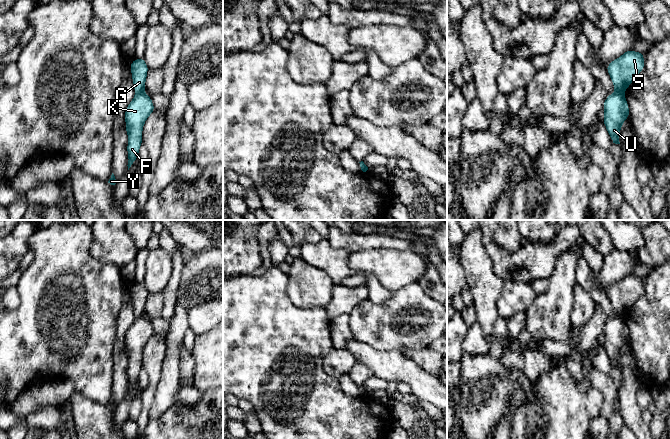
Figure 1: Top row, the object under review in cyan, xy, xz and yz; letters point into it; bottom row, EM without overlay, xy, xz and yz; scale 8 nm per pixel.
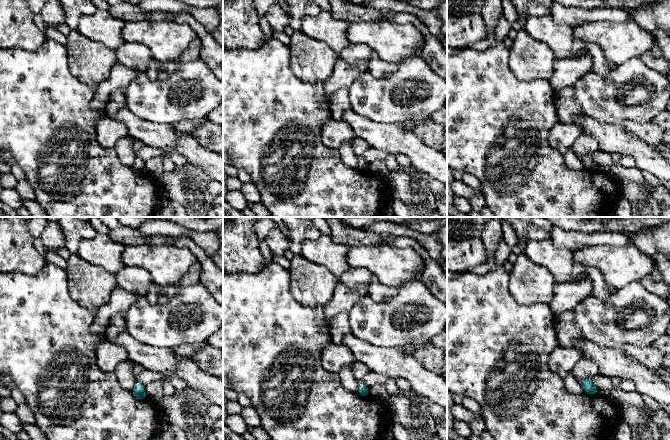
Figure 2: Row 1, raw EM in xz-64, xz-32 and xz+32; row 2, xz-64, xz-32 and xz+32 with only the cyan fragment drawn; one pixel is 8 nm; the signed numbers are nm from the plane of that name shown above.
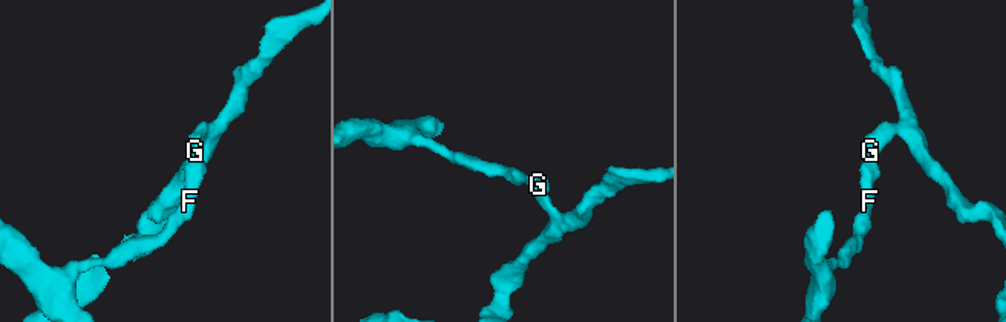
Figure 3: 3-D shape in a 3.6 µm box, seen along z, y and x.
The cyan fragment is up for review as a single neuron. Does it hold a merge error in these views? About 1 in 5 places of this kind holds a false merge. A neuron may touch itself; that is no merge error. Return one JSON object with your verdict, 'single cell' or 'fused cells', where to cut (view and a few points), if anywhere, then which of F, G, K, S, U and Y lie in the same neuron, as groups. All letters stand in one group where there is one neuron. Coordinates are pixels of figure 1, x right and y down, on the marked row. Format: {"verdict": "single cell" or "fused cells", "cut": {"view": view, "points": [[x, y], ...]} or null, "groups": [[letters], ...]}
{"verdict": "fused cells", "cut": {"view": "yz", "points": [[616, 91], [623, 93]]}, "groups": [["F", "K", "U", "Y"], ["G", "S"]]}

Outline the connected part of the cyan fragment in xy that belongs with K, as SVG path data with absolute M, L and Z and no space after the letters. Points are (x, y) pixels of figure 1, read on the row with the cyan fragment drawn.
M144 92L136 93L125 111L126 131L128 134L128 170L138 158L142 142L143 125L155 111L151 98Z

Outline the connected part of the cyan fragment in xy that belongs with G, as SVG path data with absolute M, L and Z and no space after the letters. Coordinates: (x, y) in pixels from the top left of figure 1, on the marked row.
M144 58L135 59L131 64L132 79L136 93L144 91L148 66Z

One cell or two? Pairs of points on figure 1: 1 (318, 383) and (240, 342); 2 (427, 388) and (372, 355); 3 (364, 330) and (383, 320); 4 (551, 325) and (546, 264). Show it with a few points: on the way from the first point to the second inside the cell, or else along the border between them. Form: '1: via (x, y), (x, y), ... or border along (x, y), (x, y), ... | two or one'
1: via (299, 382), (265, 349), (259, 346) | one
2: via (413, 376), (405, 370), (392, 365), (386, 365) | one
3: via (369, 325), (378, 324) | one
4: border along (558, 258), (552, 274), (547, 279) | two

